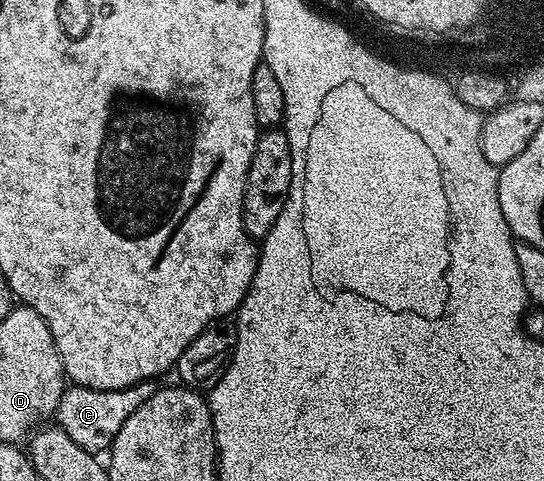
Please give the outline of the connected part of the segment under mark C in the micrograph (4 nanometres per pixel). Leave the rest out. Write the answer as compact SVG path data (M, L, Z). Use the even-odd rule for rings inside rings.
M152 380L139 382L121 390L99 390L75 384L69 385L61 396L60 403L57 404L54 413L55 425L62 432L66 432L66 436L70 436L70 440L74 440L78 448L86 448L93 452L107 451L114 436L118 436L118 428L122 428L122 424L130 420L133 412L137 408L142 408L146 400L150 400L150 396L154 396L157 388L157 383Z

